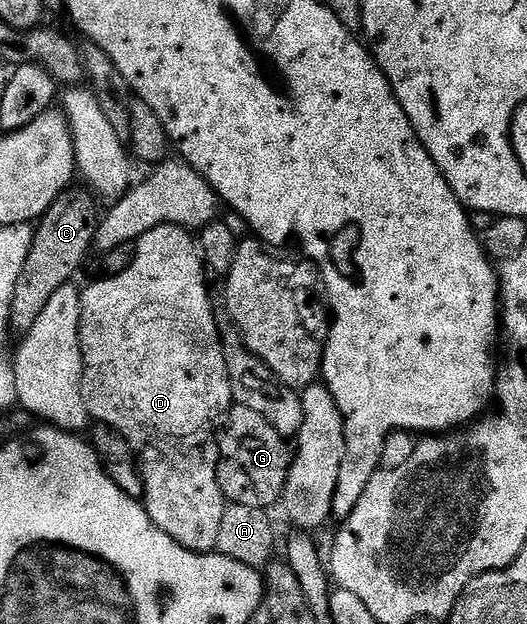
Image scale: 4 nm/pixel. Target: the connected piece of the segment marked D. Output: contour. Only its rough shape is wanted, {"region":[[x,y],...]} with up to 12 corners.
{"region":[[193,232],[80,292],[84,400],[150,521],[217,550],[233,406]]}

